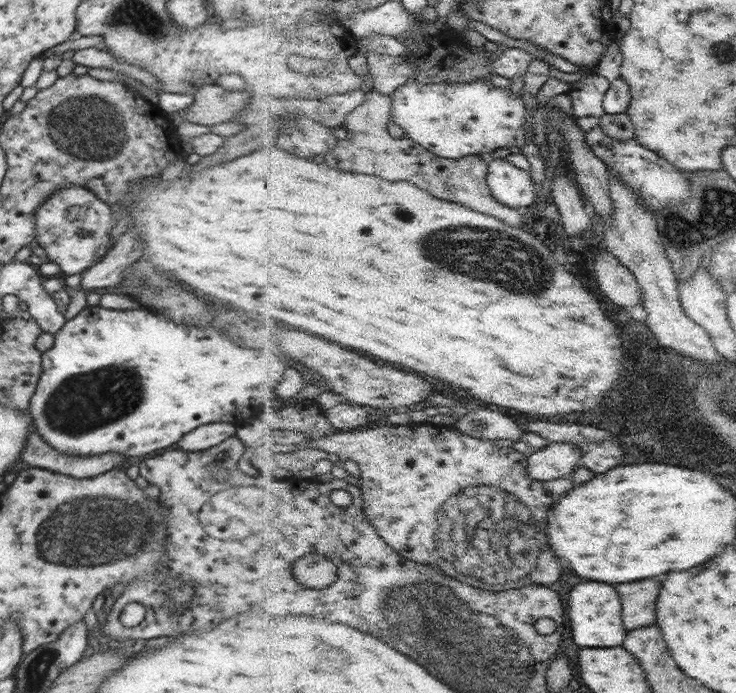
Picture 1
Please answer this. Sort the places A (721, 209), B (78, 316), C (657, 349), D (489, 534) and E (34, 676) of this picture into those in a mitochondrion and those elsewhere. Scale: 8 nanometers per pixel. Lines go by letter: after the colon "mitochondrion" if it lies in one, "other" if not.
A: mitochondrion
B: other
C: other
D: mitochondrion
E: mitochondrion

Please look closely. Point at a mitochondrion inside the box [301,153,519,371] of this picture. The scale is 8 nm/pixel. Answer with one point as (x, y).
(403, 212)

